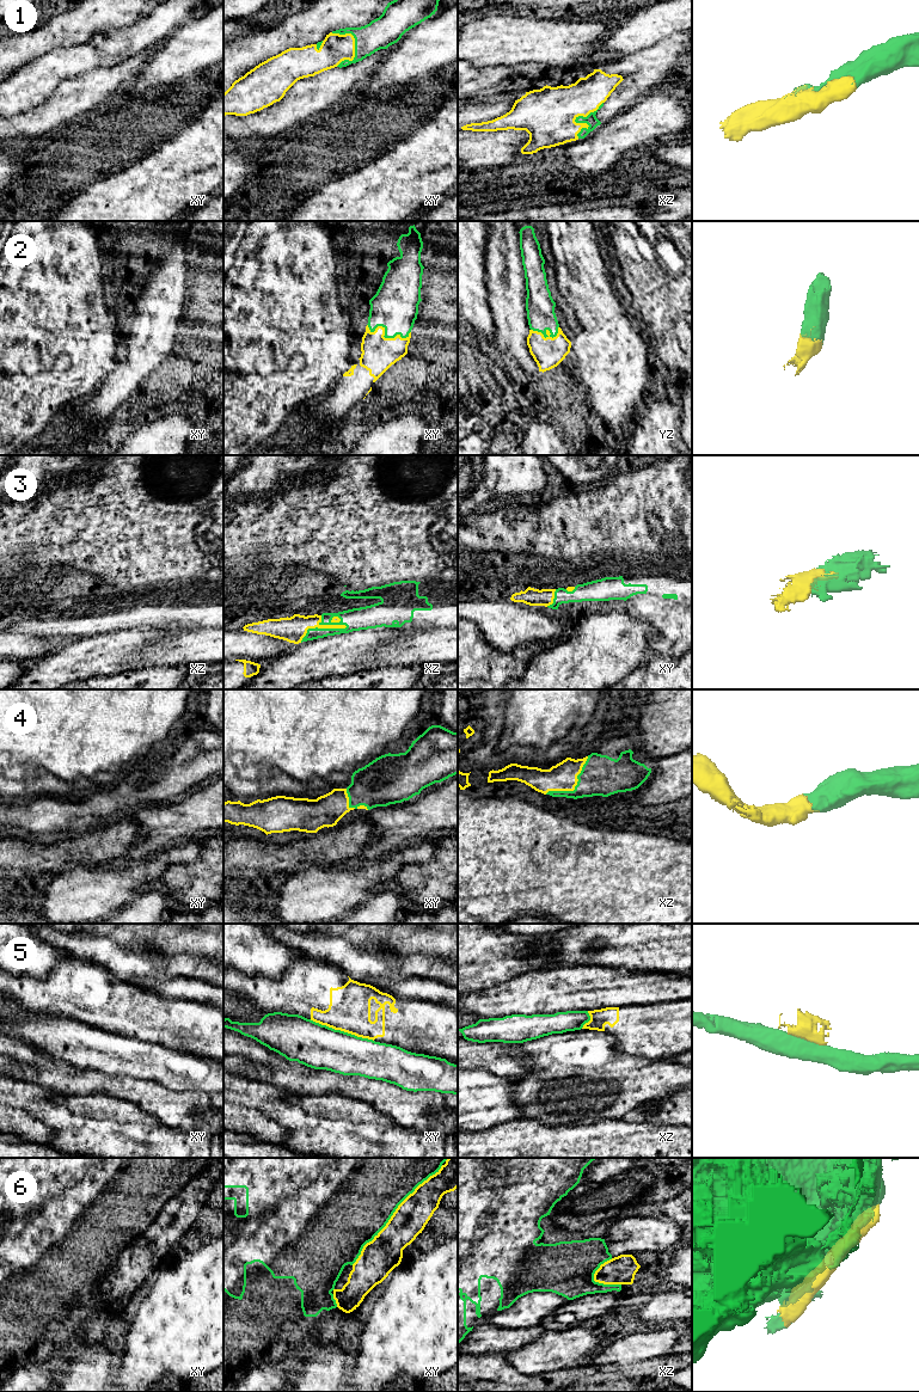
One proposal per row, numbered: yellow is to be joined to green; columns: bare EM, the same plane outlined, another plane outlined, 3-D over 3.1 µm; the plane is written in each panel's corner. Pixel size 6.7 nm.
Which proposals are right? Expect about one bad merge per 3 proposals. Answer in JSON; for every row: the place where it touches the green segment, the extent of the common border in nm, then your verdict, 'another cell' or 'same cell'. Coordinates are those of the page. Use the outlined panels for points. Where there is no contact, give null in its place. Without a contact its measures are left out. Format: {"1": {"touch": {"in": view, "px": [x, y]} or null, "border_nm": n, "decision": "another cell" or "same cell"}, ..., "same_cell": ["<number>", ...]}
{"1": {"touch": {"in": "xz", "px": [575, 121]}, "border_nm": 300, "decision": "same cell"}, "2": {"touch": {"in": "xy", "px": [385, 337]}, "border_nm": 300, "decision": "same cell"}, "3": {"touch": {"in": "xz", "px": [320, 629]}, "border_nm": 340, "decision": "same cell"}, "4": {"touch": {"in": "xz", "px": [575, 788]}, "border_nm": 380, "decision": "same cell"}, "5": {"touch": {"in": "xy", "px": [342, 1031]}, "border_nm": 460, "decision": "another cell"}, "6": {"touch": {"in": "xy", "px": [392, 1214]}, "border_nm": 900, "decision": "another cell"}, "same_cell": ["1", "2", "3", "4"]}

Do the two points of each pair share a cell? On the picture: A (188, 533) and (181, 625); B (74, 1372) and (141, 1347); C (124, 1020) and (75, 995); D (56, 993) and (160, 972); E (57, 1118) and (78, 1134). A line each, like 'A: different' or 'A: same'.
A: different
B: different
C: same
D: different
E: same

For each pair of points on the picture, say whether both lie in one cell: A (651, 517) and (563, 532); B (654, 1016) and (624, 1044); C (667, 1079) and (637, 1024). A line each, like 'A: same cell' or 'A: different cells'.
A: same cell
B: same cell
C: different cells

